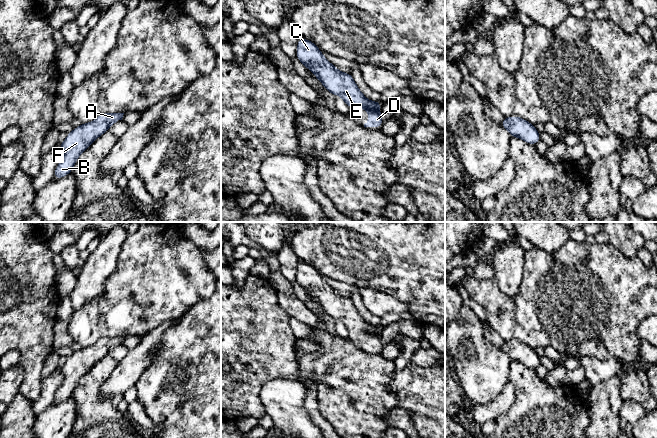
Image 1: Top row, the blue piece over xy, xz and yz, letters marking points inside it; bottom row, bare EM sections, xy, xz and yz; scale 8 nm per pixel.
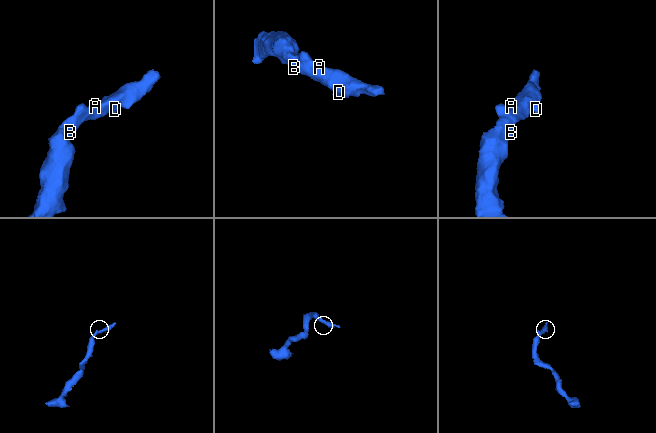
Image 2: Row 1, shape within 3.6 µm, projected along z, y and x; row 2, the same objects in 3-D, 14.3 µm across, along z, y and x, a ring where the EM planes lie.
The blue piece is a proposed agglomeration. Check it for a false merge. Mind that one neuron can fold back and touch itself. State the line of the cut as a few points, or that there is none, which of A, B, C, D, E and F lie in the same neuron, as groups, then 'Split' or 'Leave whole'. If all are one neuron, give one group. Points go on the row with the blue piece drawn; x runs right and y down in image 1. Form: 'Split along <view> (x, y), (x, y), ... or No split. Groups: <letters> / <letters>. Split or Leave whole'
No split. Groups: A B C D E F. Leave whole

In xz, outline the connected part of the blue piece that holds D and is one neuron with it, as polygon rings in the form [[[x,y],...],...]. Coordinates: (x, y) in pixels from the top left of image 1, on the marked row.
[[[305,38],[298,40],[296,55],[298,60],[306,69],[313,72],[328,92],[340,96],[349,108],[368,111],[368,122],[364,124],[365,128],[381,128],[383,120],[379,107],[383,103],[368,100],[356,85],[351,74],[339,71],[324,57],[312,41]]]

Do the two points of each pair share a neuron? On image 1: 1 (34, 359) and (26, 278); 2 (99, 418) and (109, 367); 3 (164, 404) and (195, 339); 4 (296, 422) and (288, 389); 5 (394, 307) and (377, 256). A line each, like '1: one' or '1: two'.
1: one
2: one
3: one
4: one
5: two

